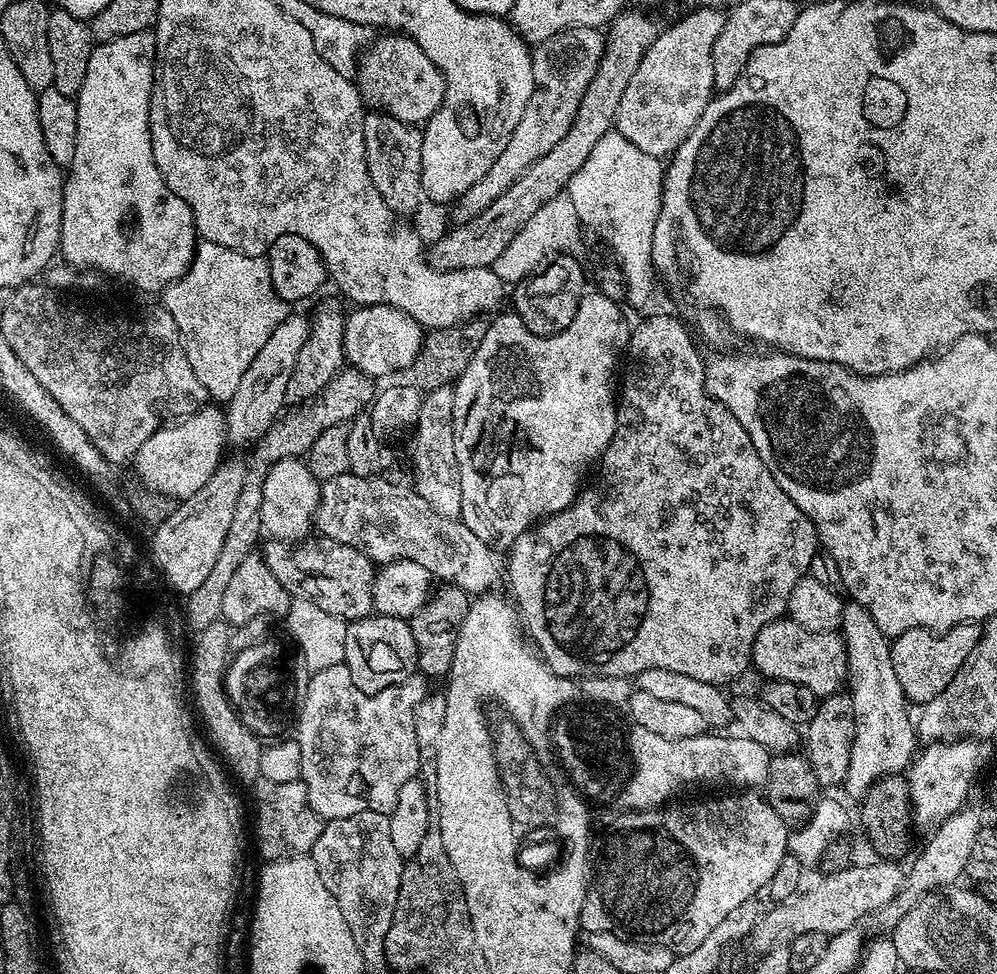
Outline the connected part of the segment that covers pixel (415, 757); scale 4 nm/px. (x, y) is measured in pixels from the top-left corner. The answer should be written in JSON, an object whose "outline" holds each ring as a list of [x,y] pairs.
{"outline":[[[345,664],[326,666],[326,670],[318,670],[307,677],[298,704],[294,739],[302,750],[300,779],[306,786],[310,806],[321,820],[350,818],[350,814],[363,812],[389,813],[394,802],[398,802],[398,790],[402,790],[404,783],[417,779],[420,766],[415,712],[430,692],[427,683],[429,681],[423,675],[414,674],[386,690],[363,692],[354,686],[354,678],[350,678],[350,670]]]}

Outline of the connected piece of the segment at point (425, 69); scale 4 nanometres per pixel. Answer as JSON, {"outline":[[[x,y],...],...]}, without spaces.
{"outline":[[[384,34],[381,36],[384,37],[381,40],[373,39],[360,53],[358,87],[361,97],[373,109],[379,110],[381,113],[388,112],[384,114],[387,114],[393,120],[400,121],[401,124],[423,125],[440,109],[444,101],[444,95],[446,94],[444,72],[438,66],[434,66],[434,62],[426,54],[426,50],[422,50],[422,46],[418,46],[418,42],[414,42],[410,36],[403,34]]]}

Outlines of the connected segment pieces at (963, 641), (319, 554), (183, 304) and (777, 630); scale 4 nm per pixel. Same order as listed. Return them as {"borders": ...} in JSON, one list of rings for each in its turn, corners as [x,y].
{"borders":[[[[976,622],[967,624],[955,624],[952,628],[936,631],[930,628],[915,628],[906,630],[900,636],[891,641],[892,665],[894,674],[898,676],[898,682],[904,691],[905,700],[916,706],[929,704],[958,674],[962,662],[974,650],[974,646],[980,637],[981,625]]],[[[271,538],[265,541],[262,558],[266,566],[270,566],[270,574],[274,574],[274,578],[278,578],[278,582],[282,582],[282,586],[293,597],[303,597],[314,602],[322,606],[322,610],[342,617],[345,622],[361,620],[373,611],[372,583],[377,569],[373,560],[354,546],[346,542],[335,542],[323,548],[320,544],[305,543],[300,556],[292,560],[293,541]]],[[[200,240],[188,268],[162,292],[164,308],[172,315],[178,336],[180,331],[186,358],[209,397],[220,400],[216,402],[229,400],[234,390],[238,390],[242,376],[250,373],[250,362],[254,362],[252,350],[242,346],[242,338],[248,338],[248,334],[238,296],[238,290],[254,282],[258,284],[262,278],[248,264],[246,254],[238,254],[238,250],[230,250],[218,242]]],[[[790,618],[772,620],[754,638],[752,647],[751,667],[757,668],[765,678],[770,680],[785,680],[786,682],[798,682],[802,686],[810,686],[818,698],[824,698],[831,692],[840,688],[840,683],[845,683],[848,674],[848,645],[845,644],[843,635],[835,632],[815,632],[806,630],[806,626],[798,626]]]]}

